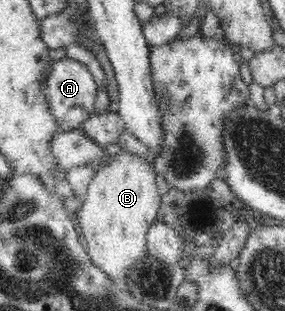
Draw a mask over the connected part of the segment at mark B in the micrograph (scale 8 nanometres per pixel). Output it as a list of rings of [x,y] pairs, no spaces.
[[[123,150],[120,155],[115,158],[108,158],[103,166],[95,173],[95,176],[92,178],[92,181],[87,187],[87,195],[82,199],[80,203],[77,216],[78,224],[81,227],[82,233],[88,243],[88,246],[85,246],[86,252],[90,254],[92,262],[94,265],[98,266],[101,270],[104,270],[108,274],[108,278],[114,280],[116,283],[120,283],[123,288],[125,288],[125,275],[127,271],[132,267],[134,262],[141,260],[142,254],[147,251],[147,233],[148,228],[155,222],[158,209],[160,207],[161,199],[158,194],[158,189],[156,188],[156,175],[158,174],[156,170],[152,169],[153,163],[148,162],[143,155],[133,155],[126,150]]]

